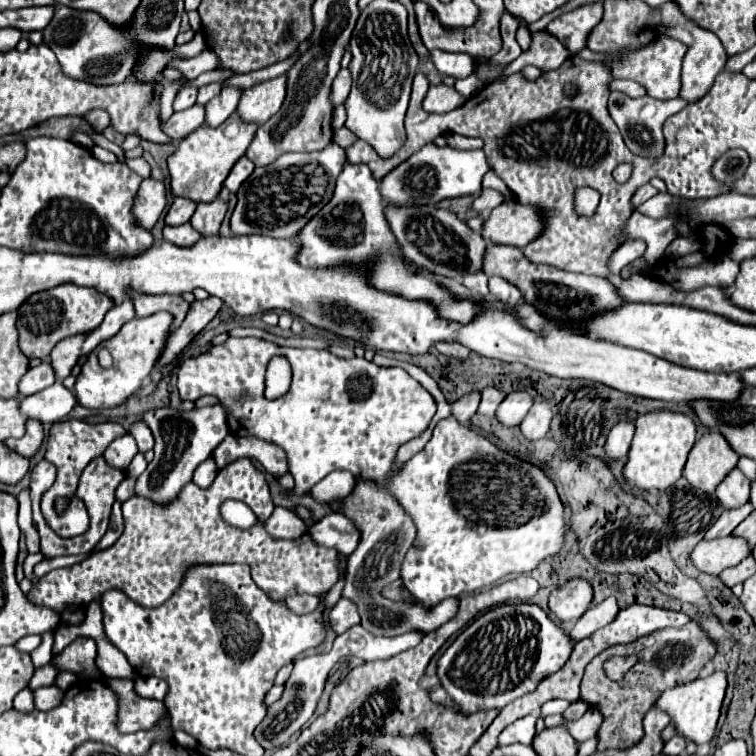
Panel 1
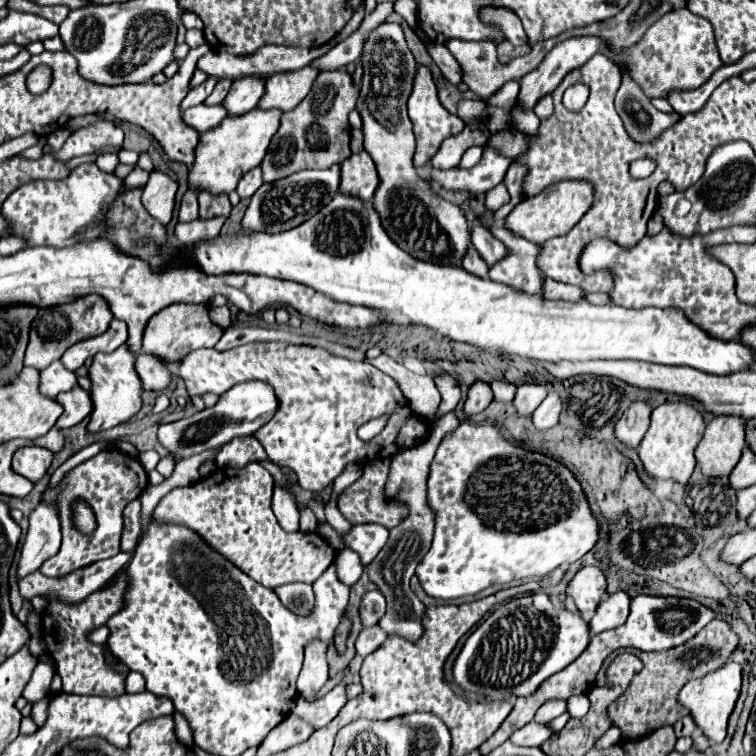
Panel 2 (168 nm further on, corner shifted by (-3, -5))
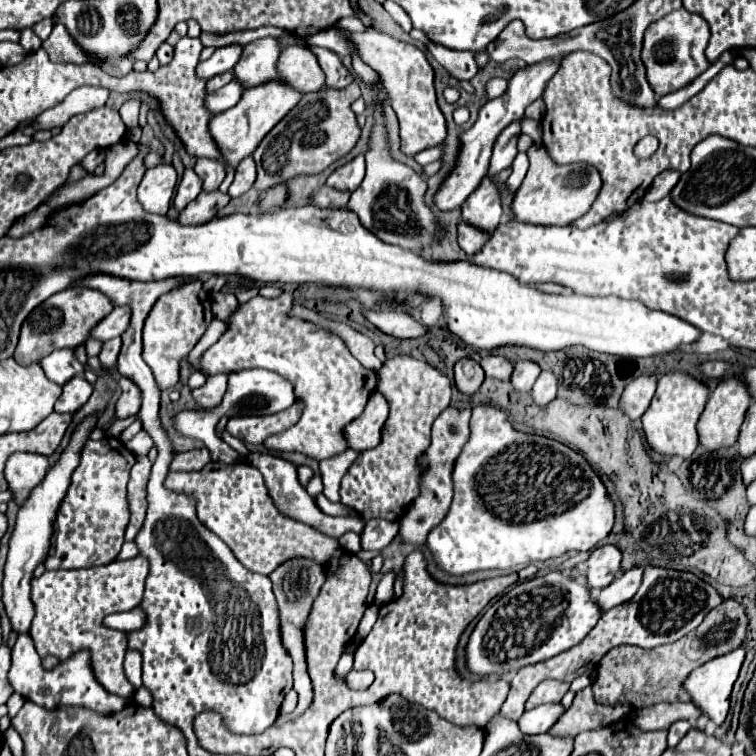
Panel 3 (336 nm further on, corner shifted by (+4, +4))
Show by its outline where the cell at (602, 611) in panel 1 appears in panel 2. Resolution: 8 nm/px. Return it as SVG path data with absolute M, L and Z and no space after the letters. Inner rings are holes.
M620 590L620 592L614 592L614 594L606 594L606 596L608 598L604 598L598 604L596 614L590 620L590 632L592 634L618 628L628 618L630 600L632 600L630 594L624 592L624 590Z

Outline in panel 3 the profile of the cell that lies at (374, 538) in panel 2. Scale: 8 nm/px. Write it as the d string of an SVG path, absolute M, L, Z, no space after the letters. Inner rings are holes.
M369 519L361 533L361 549L379 551L393 541L397 535L397 521L385 519Z

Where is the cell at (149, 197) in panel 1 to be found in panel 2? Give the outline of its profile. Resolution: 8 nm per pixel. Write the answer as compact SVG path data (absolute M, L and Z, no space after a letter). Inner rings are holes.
M154 170L142 192L144 208L152 218L160 220L164 226L172 220L176 190L178 190L178 184L168 174Z

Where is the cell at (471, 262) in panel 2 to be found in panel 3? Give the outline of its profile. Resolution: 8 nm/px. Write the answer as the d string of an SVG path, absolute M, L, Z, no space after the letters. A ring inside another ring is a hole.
M463 221L459 223L459 247L461 247L469 257L473 257L475 253L479 253L487 239L489 239L487 233L481 233L479 229L473 229L471 225L465 225Z

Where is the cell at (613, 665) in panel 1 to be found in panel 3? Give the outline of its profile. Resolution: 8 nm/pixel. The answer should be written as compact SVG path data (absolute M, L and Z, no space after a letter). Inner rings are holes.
M591 687L581 689L575 695L575 701L571 709L567 709L559 721L549 729L549 735L553 737L577 737L583 731L593 731L607 727L609 723L615 723L631 713L625 705L599 705L593 697Z

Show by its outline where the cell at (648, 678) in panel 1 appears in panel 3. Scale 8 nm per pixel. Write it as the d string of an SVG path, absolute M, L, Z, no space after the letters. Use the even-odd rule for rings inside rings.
M727 599L717 609L711 609L711 613L697 629L675 643L655 649L639 649L633 645L613 647L601 659L597 667L597 677L591 685L595 701L603 705L631 705L633 709L643 709L661 701L691 701L689 693L681 685L683 679L689 675L691 669L703 665L705 661L737 649L745 639L745 629L745 609L737 601Z

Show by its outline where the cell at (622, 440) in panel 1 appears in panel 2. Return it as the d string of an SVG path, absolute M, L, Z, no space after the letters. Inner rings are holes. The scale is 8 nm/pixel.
M634 402L616 424L616 438L626 446L638 446L650 426L652 408L646 402Z

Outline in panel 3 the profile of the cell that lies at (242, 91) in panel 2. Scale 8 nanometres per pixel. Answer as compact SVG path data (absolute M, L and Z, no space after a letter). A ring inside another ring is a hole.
M273 37L253 41L243 47L241 59L233 67L235 79L245 85L245 89L269 83L277 73L277 57L281 49L277 49L277 41Z

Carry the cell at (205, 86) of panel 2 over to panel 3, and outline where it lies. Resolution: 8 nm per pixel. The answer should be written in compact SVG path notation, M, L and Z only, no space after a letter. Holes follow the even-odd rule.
M229 45L229 47L215 49L211 59L197 65L197 77L207 81L207 79L211 79L211 77L215 77L219 73L231 71L233 65L237 63L239 55L241 55L241 45Z

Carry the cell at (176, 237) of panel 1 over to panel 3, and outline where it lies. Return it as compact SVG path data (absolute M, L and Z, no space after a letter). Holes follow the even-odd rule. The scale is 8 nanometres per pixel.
M199 193L197 199L193 199L181 213L179 223L181 225L201 225L211 221L219 209L223 209L229 203L229 195L225 193Z

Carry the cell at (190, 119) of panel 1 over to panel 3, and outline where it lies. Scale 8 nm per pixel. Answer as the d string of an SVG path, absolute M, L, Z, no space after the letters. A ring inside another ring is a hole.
M231 81L229 85L225 85L225 87L217 89L215 93L207 95L205 97L205 107L209 109L209 113L217 115L217 113L227 111L229 107L233 107L239 101L241 93L243 93L243 87L237 81Z

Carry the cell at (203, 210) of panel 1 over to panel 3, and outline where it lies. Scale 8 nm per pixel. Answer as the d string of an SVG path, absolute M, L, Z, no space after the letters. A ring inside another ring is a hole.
M197 159L195 173L203 179L203 191L205 193L217 191L221 181L225 179L225 167L217 159Z

